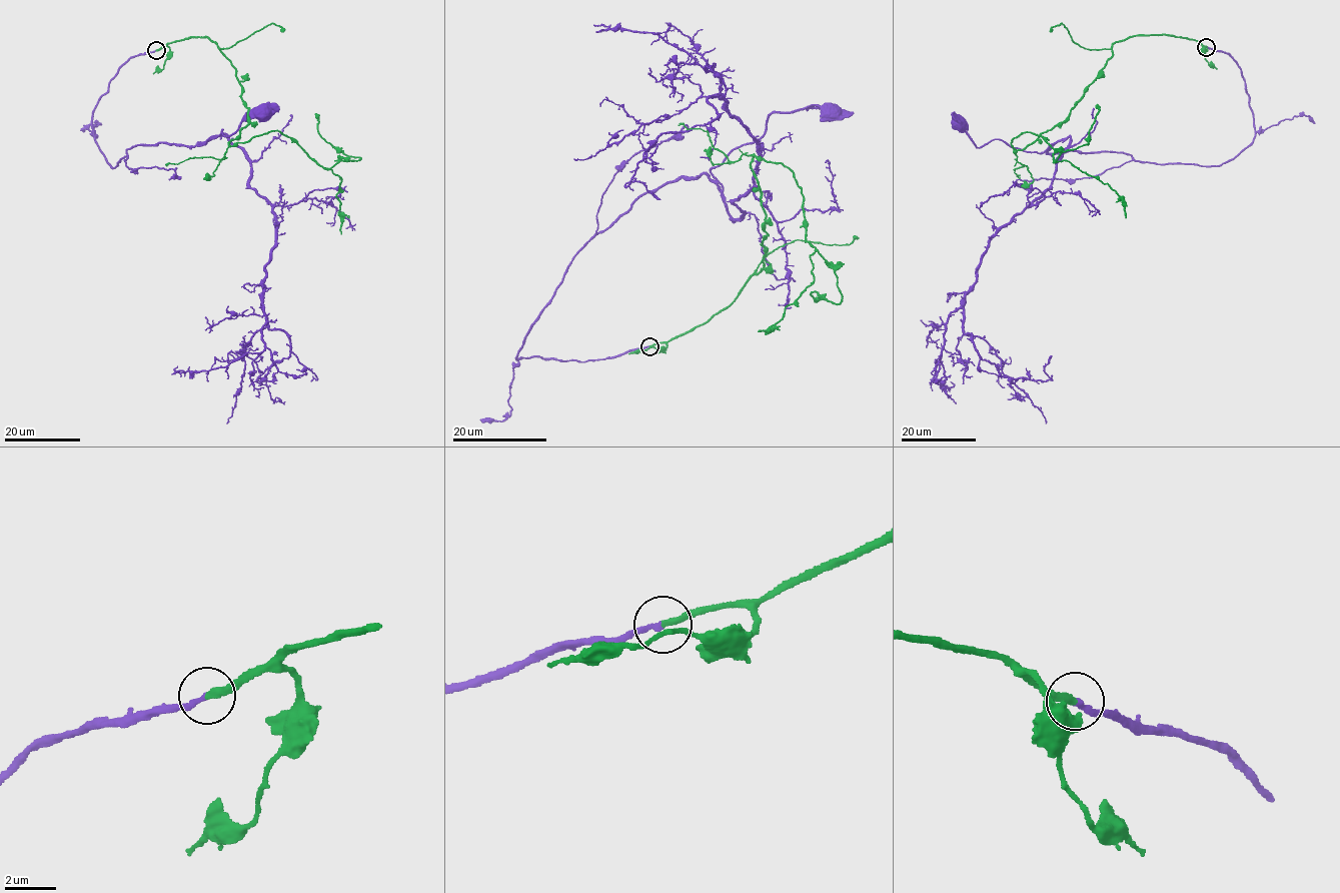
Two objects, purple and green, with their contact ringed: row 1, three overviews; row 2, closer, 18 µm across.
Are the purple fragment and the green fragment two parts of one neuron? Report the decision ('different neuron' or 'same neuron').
same neuron

